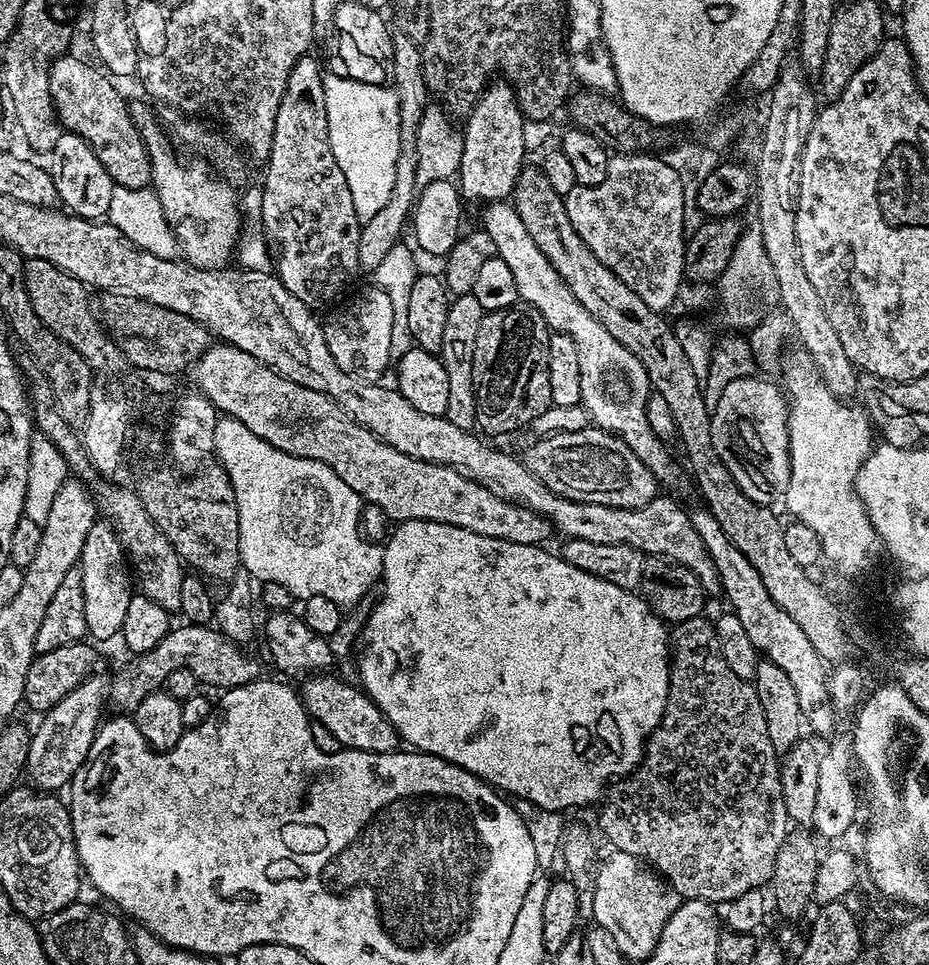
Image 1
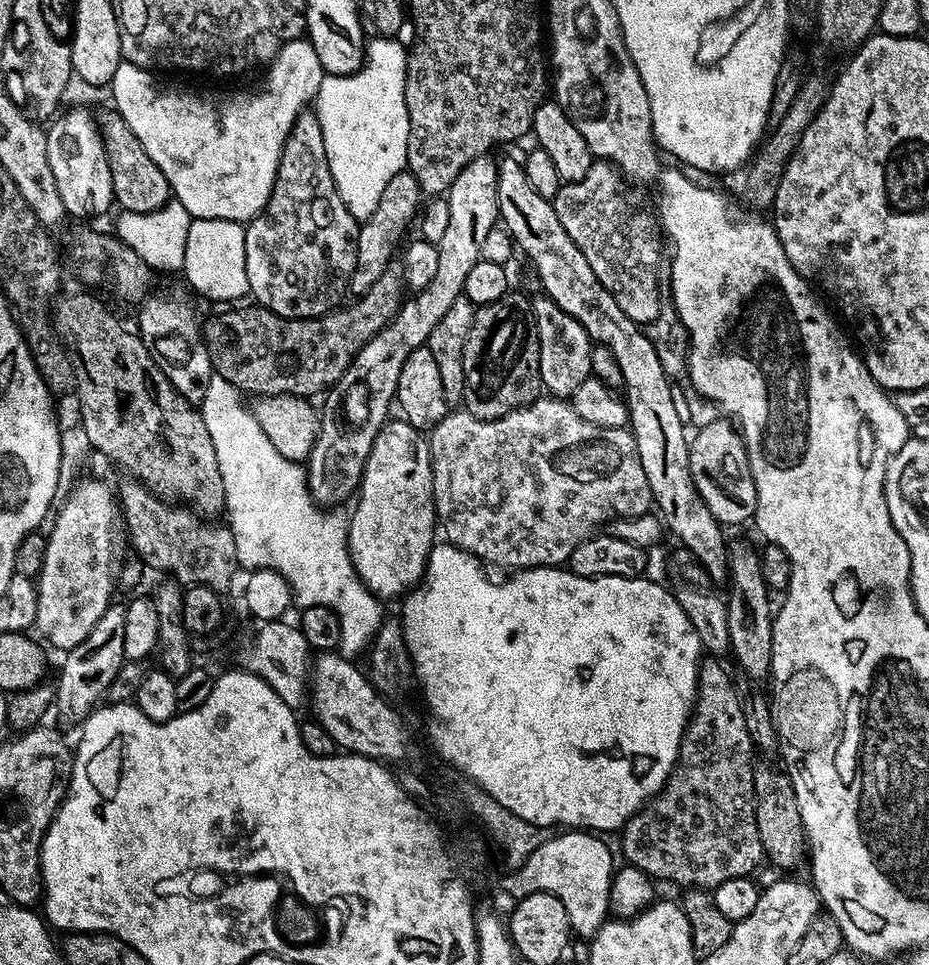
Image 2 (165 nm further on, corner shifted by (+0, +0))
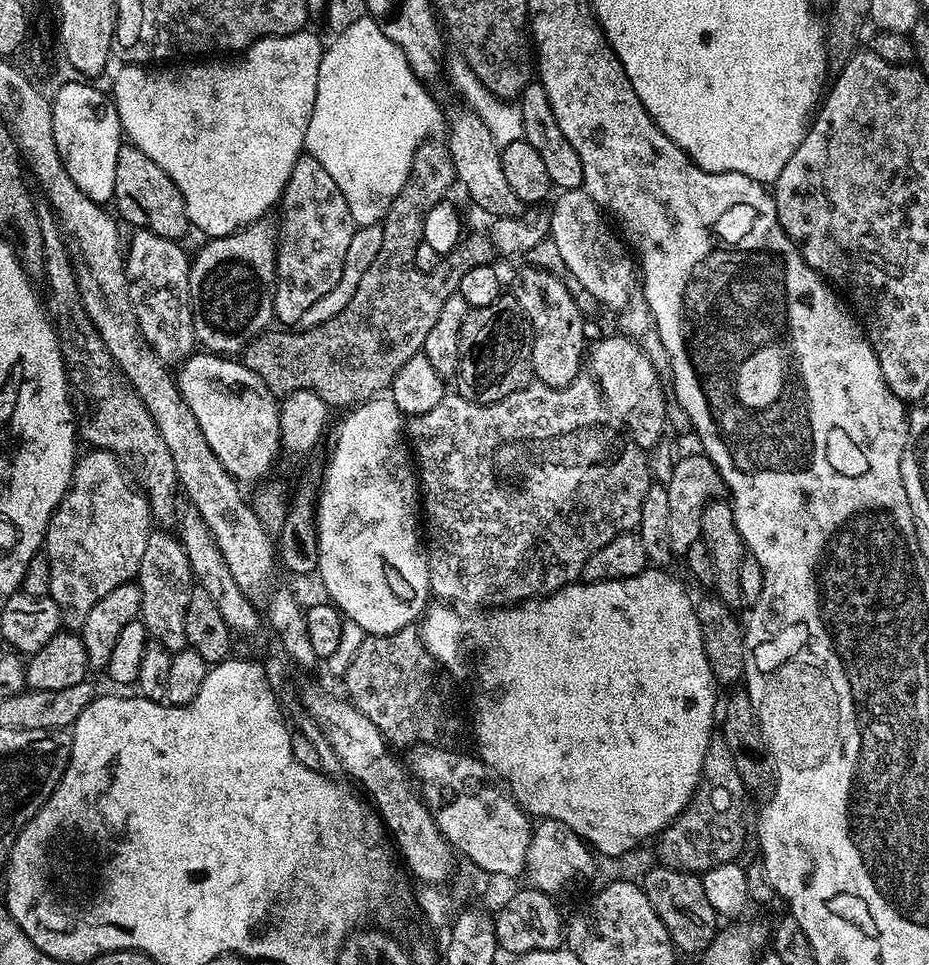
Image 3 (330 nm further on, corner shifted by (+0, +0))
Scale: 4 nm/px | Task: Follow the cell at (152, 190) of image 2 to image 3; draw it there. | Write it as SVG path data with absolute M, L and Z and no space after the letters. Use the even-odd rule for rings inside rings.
M131 142L121 143L118 162L114 165L115 204L119 219L125 225L133 224L133 229L152 231L162 238L177 242L183 241L183 236L190 232L186 202L178 186L174 186L174 182L168 177L166 170L158 166L158 162L146 158L146 154L142 154L142 150L138 150Z

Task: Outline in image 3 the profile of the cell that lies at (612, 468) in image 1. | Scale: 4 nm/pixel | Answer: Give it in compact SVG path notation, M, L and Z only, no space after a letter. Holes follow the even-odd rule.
M581 374L574 378L574 382L570 382L561 388L551 388L539 382L527 384L522 390L518 390L514 394L510 394L506 398L502 398L493 404L475 404L466 398L462 398L459 394L445 394L442 402L438 402L438 406L434 406L434 410L426 410L426 414L411 417L406 424L406 436L410 441L411 451L414 453L414 464L418 469L418 483L422 493L422 512L426 517L426 555L428 558L428 587L431 595L437 601L443 602L449 606L465 606L472 610L479 609L481 606L512 606L517 602L531 600L547 596L556 592L560 588L565 588L567 584L575 584L581 579L580 571L586 562L586 558L590 558L590 554L594 554L594 550L602 550L602 546L606 546L606 542L610 542L610 538L618 538L618 534L623 532L631 532L639 529L640 519L642 518L642 498L646 498L646 490L650 483L648 477L648 460L645 449L639 448L632 437L622 427L621 421L617 419L611 408L604 401L604 397L600 394L600 387L596 384L595 376L591 374Z

